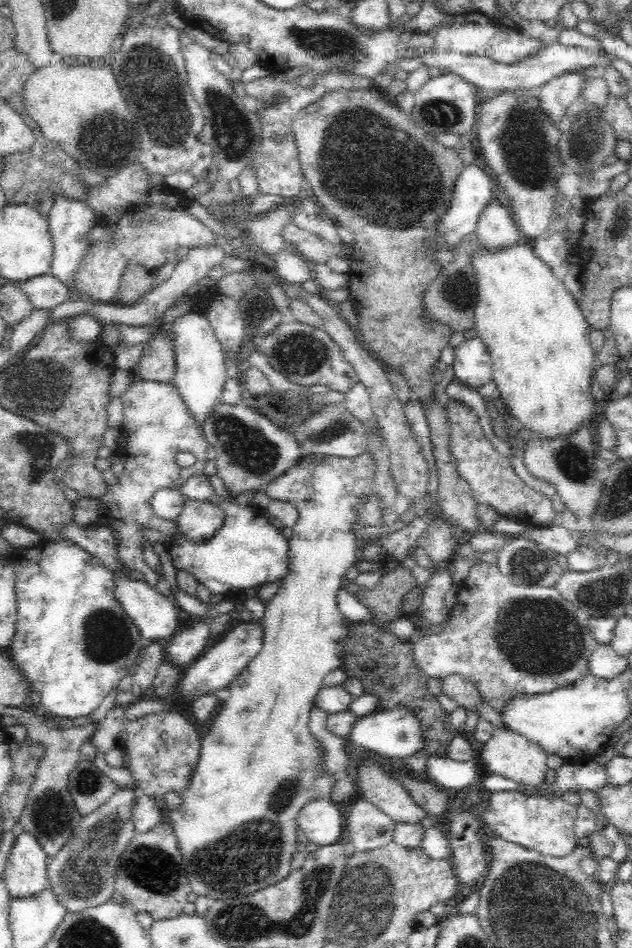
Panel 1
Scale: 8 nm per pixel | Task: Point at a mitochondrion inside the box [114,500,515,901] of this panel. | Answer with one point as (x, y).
(255, 852)

